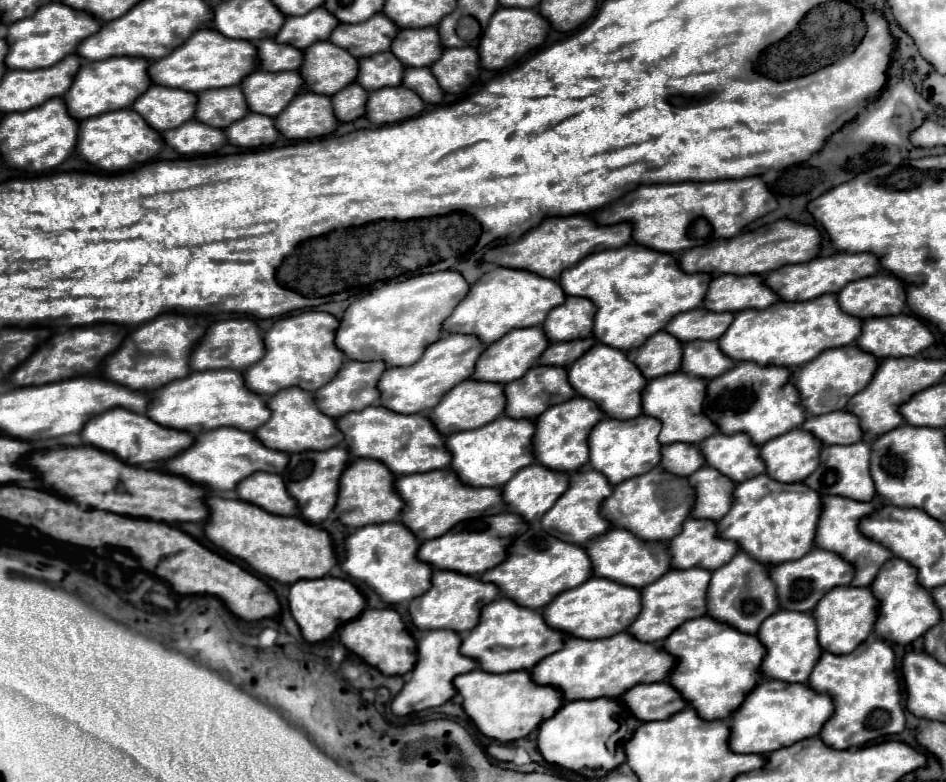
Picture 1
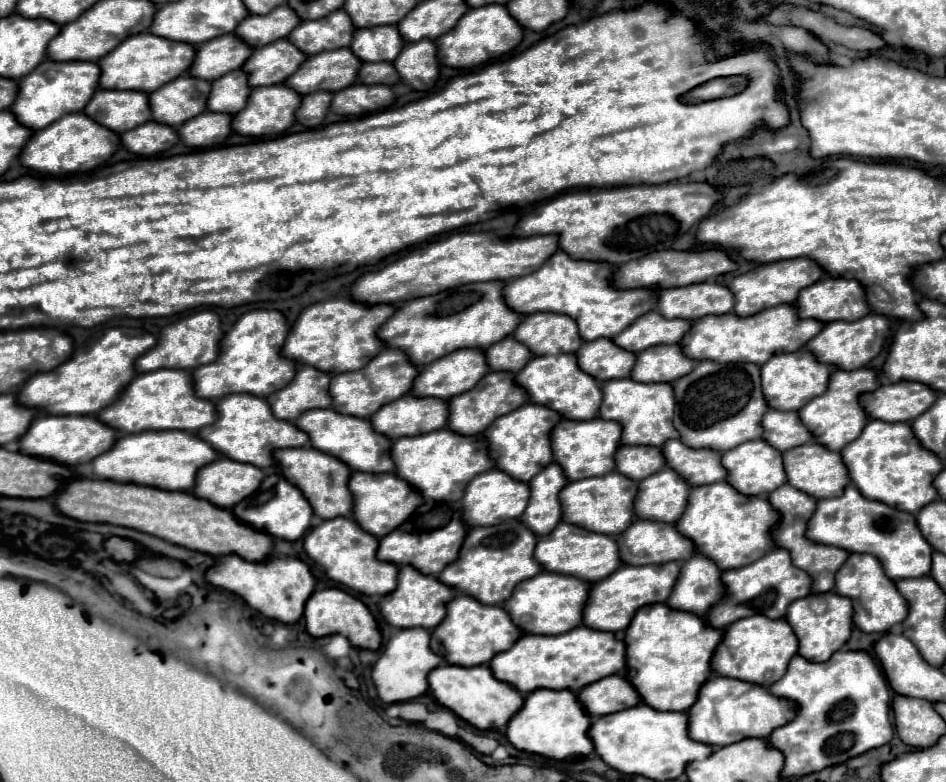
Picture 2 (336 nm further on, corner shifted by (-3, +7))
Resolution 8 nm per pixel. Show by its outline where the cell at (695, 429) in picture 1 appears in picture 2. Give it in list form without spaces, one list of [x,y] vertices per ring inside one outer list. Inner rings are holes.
[[[616,379],[602,385],[602,419],[614,419],[622,425],[622,443],[624,445],[664,445],[670,439],[678,439],[680,433],[672,425],[674,415],[674,389],[670,383],[638,383],[634,379]]]

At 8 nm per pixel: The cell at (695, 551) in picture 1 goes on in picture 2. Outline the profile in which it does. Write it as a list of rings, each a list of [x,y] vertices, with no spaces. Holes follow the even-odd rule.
[[[636,519],[624,533],[616,537],[622,561],[628,565],[662,565],[668,561],[686,561],[696,553],[696,545],[682,533],[676,533],[674,523]]]

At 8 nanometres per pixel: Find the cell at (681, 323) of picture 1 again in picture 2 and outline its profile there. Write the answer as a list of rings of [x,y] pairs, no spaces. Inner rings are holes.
[[[650,311],[638,317],[624,333],[616,335],[614,343],[632,353],[640,353],[654,345],[680,343],[690,327],[692,323],[686,319],[666,319],[658,311]]]

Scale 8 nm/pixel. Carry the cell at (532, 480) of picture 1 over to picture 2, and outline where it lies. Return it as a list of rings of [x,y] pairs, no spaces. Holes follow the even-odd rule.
[[[490,469],[486,473],[480,473],[468,483],[464,499],[462,499],[464,523],[468,527],[478,527],[478,525],[488,527],[488,525],[504,523],[508,519],[516,519],[528,507],[528,493],[530,493],[528,483],[512,481],[512,477],[508,477],[508,473],[500,469]]]

